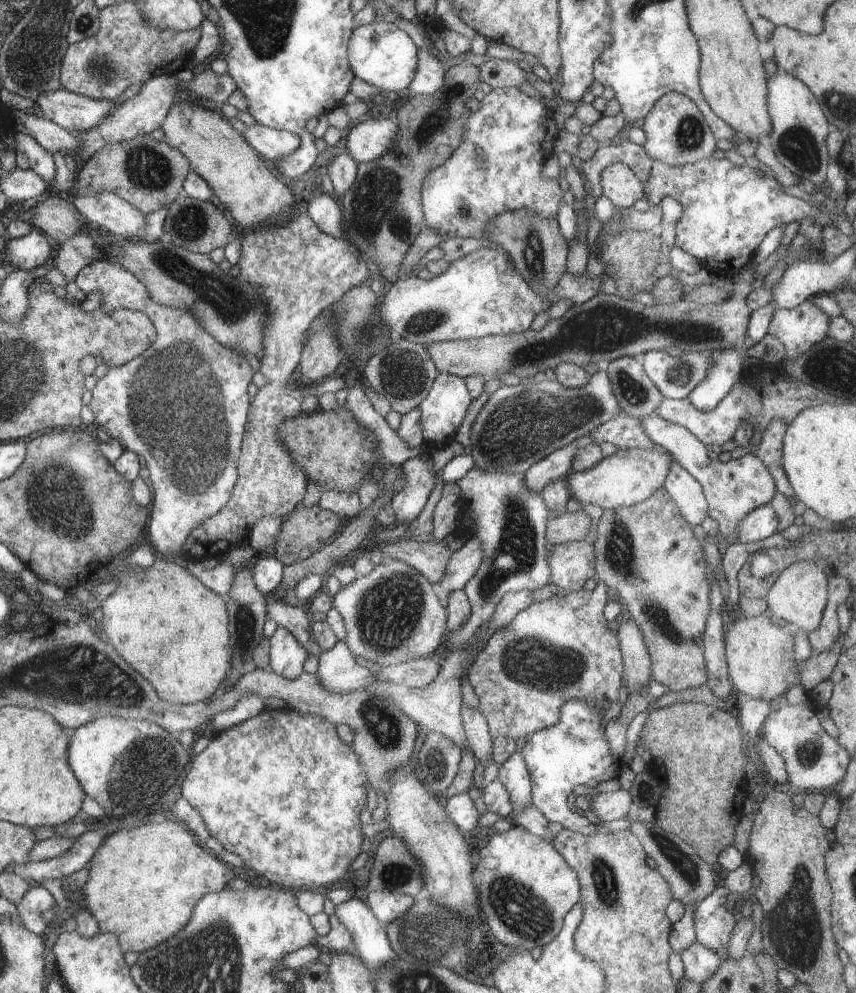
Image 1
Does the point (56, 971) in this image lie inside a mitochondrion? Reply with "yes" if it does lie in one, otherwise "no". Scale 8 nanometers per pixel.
no

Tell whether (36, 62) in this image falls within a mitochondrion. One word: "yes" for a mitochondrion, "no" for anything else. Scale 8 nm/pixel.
yes

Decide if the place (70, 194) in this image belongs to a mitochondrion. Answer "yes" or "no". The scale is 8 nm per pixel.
no

